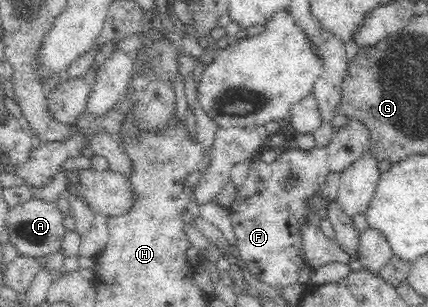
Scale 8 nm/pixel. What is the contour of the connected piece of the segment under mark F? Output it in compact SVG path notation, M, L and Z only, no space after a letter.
M348 118L348 121L335 129L331 140L324 147L314 147L308 151L291 148L274 154L263 154L249 161L246 179L238 185L235 200L228 206L228 216L231 220L242 261L257 280L266 283L279 291L280 289L297 283L300 266L300 251L302 248L299 227L300 216L306 216L306 199L318 198L318 187L330 171L342 171L350 165L360 154L371 147L370 130L368 124L358 118Z

